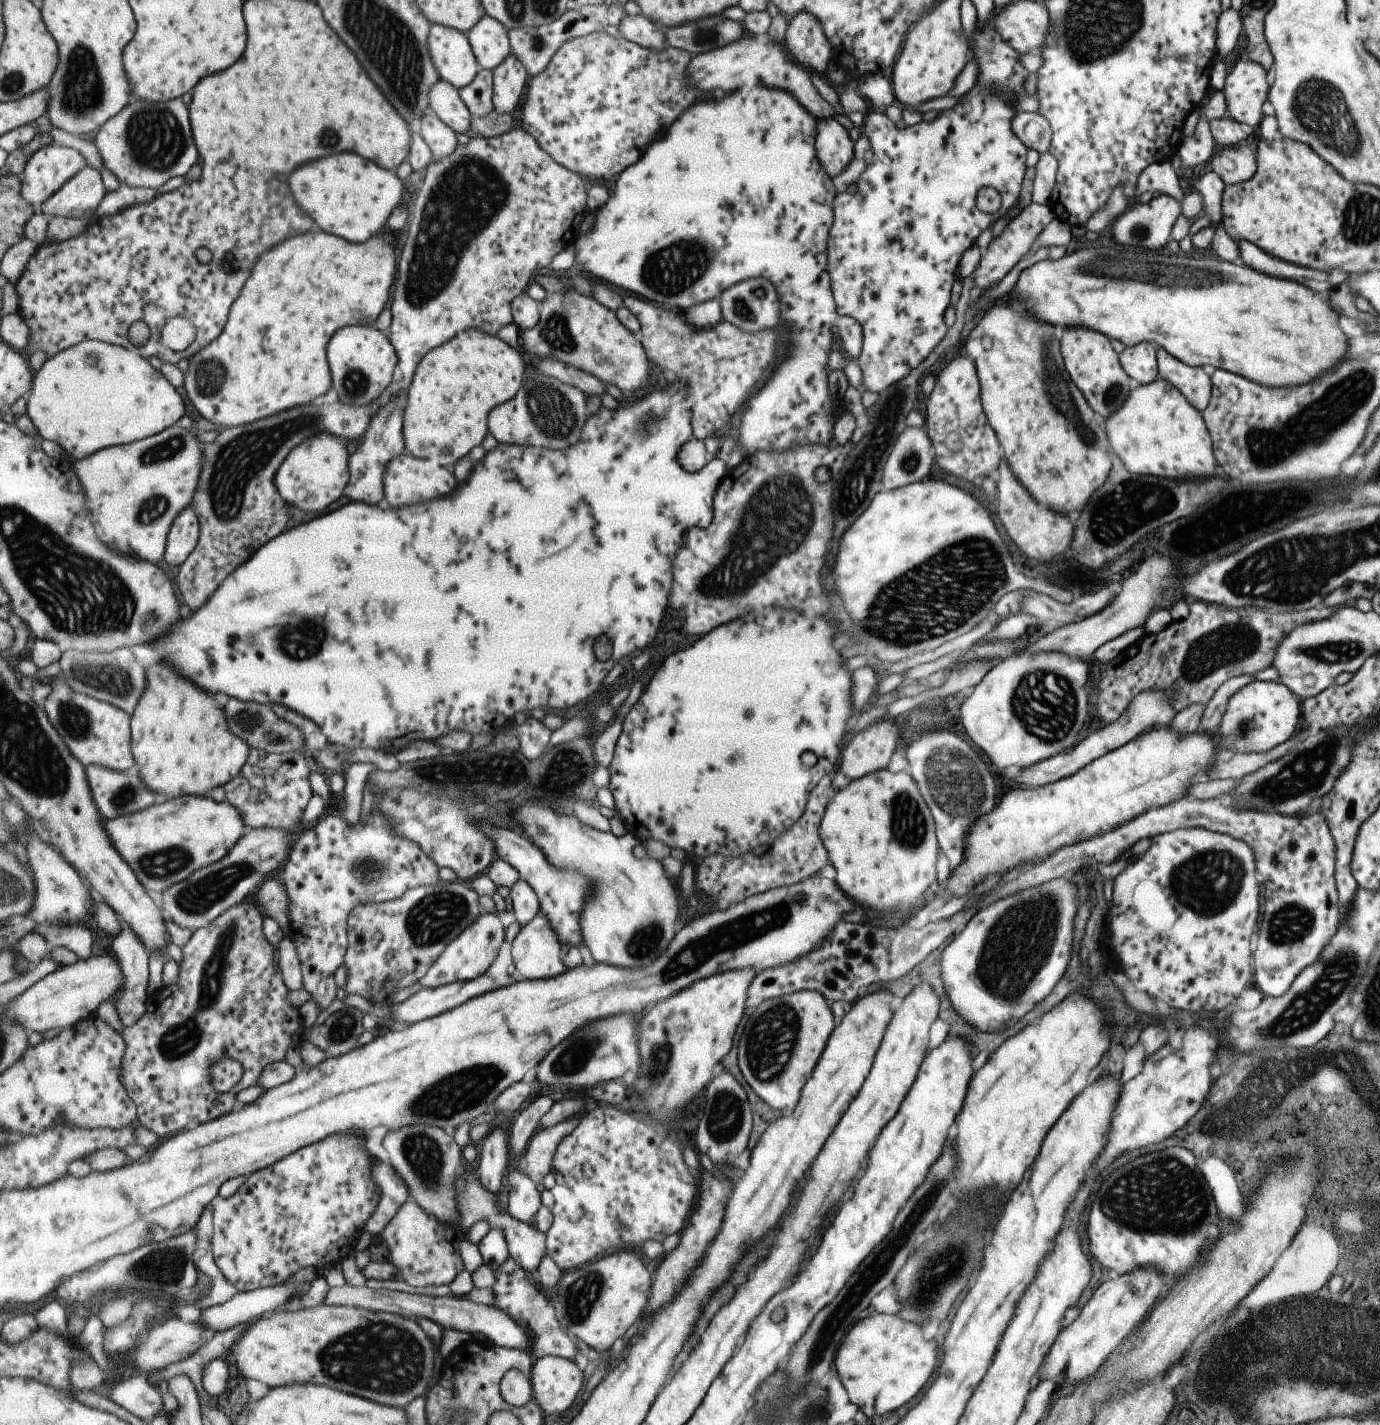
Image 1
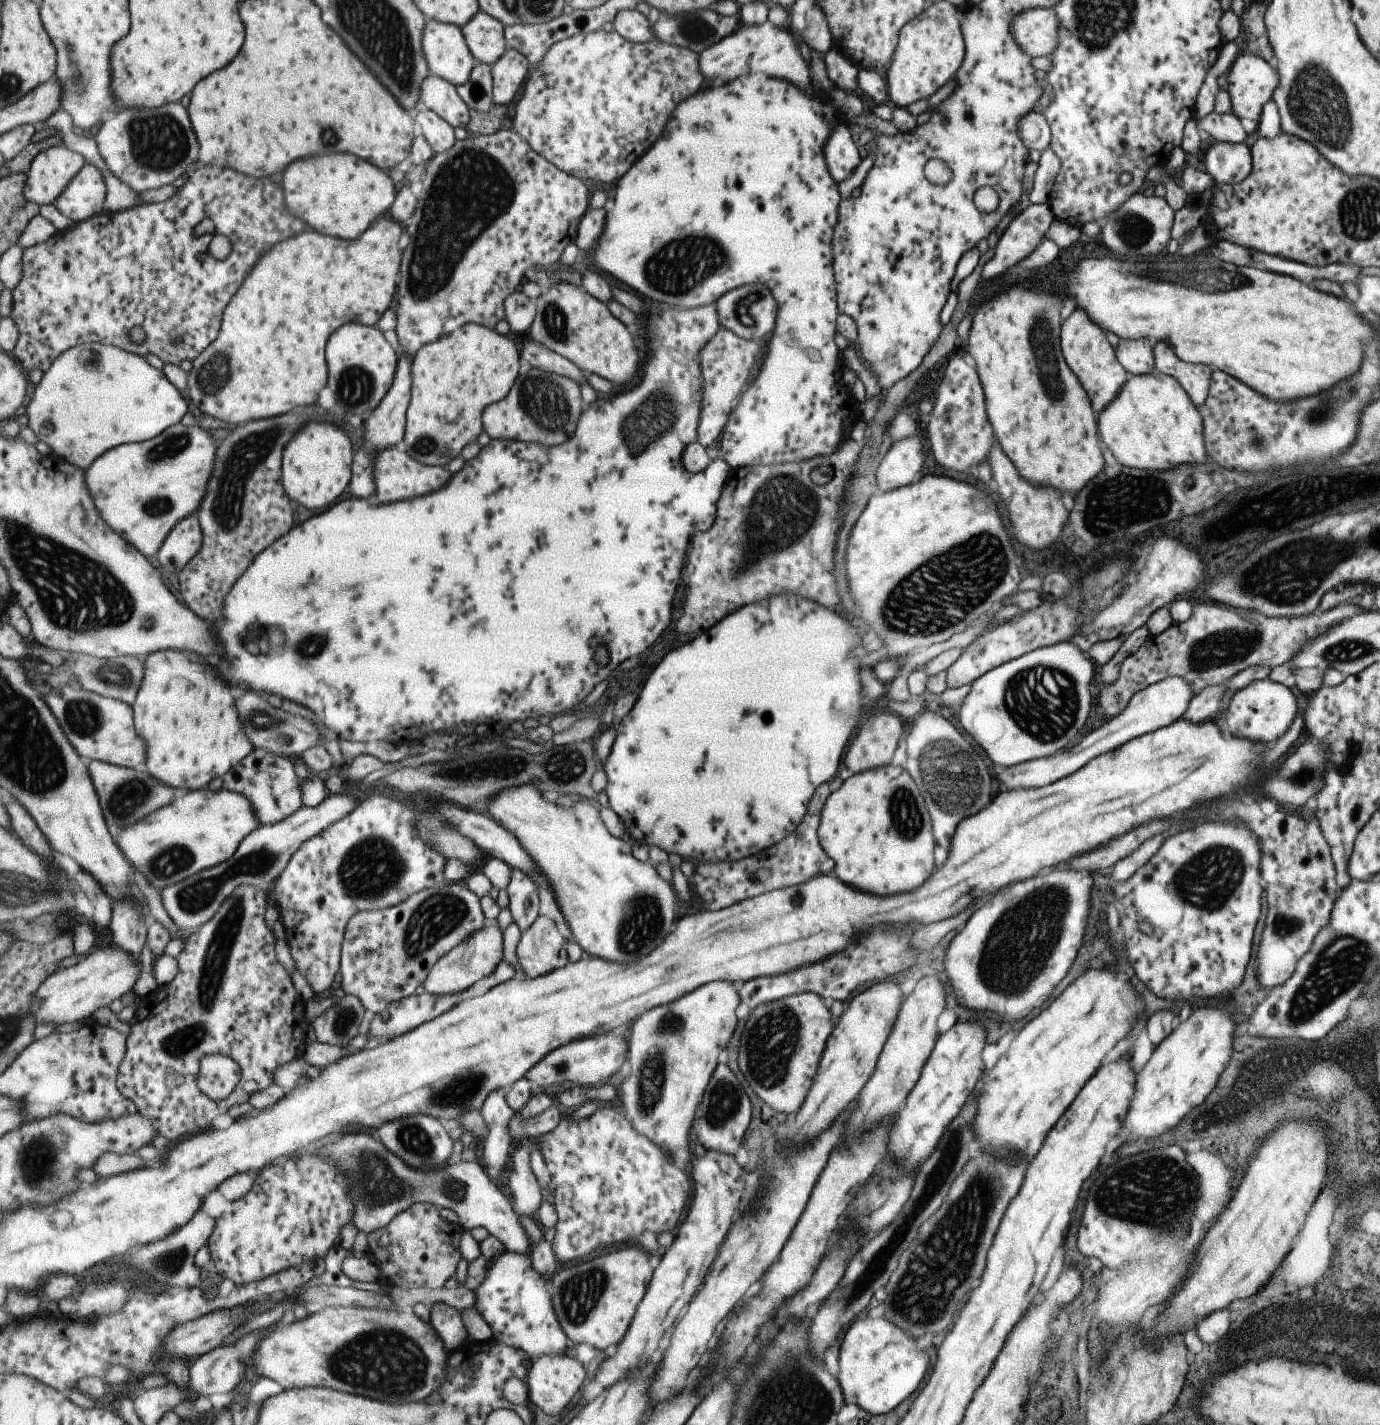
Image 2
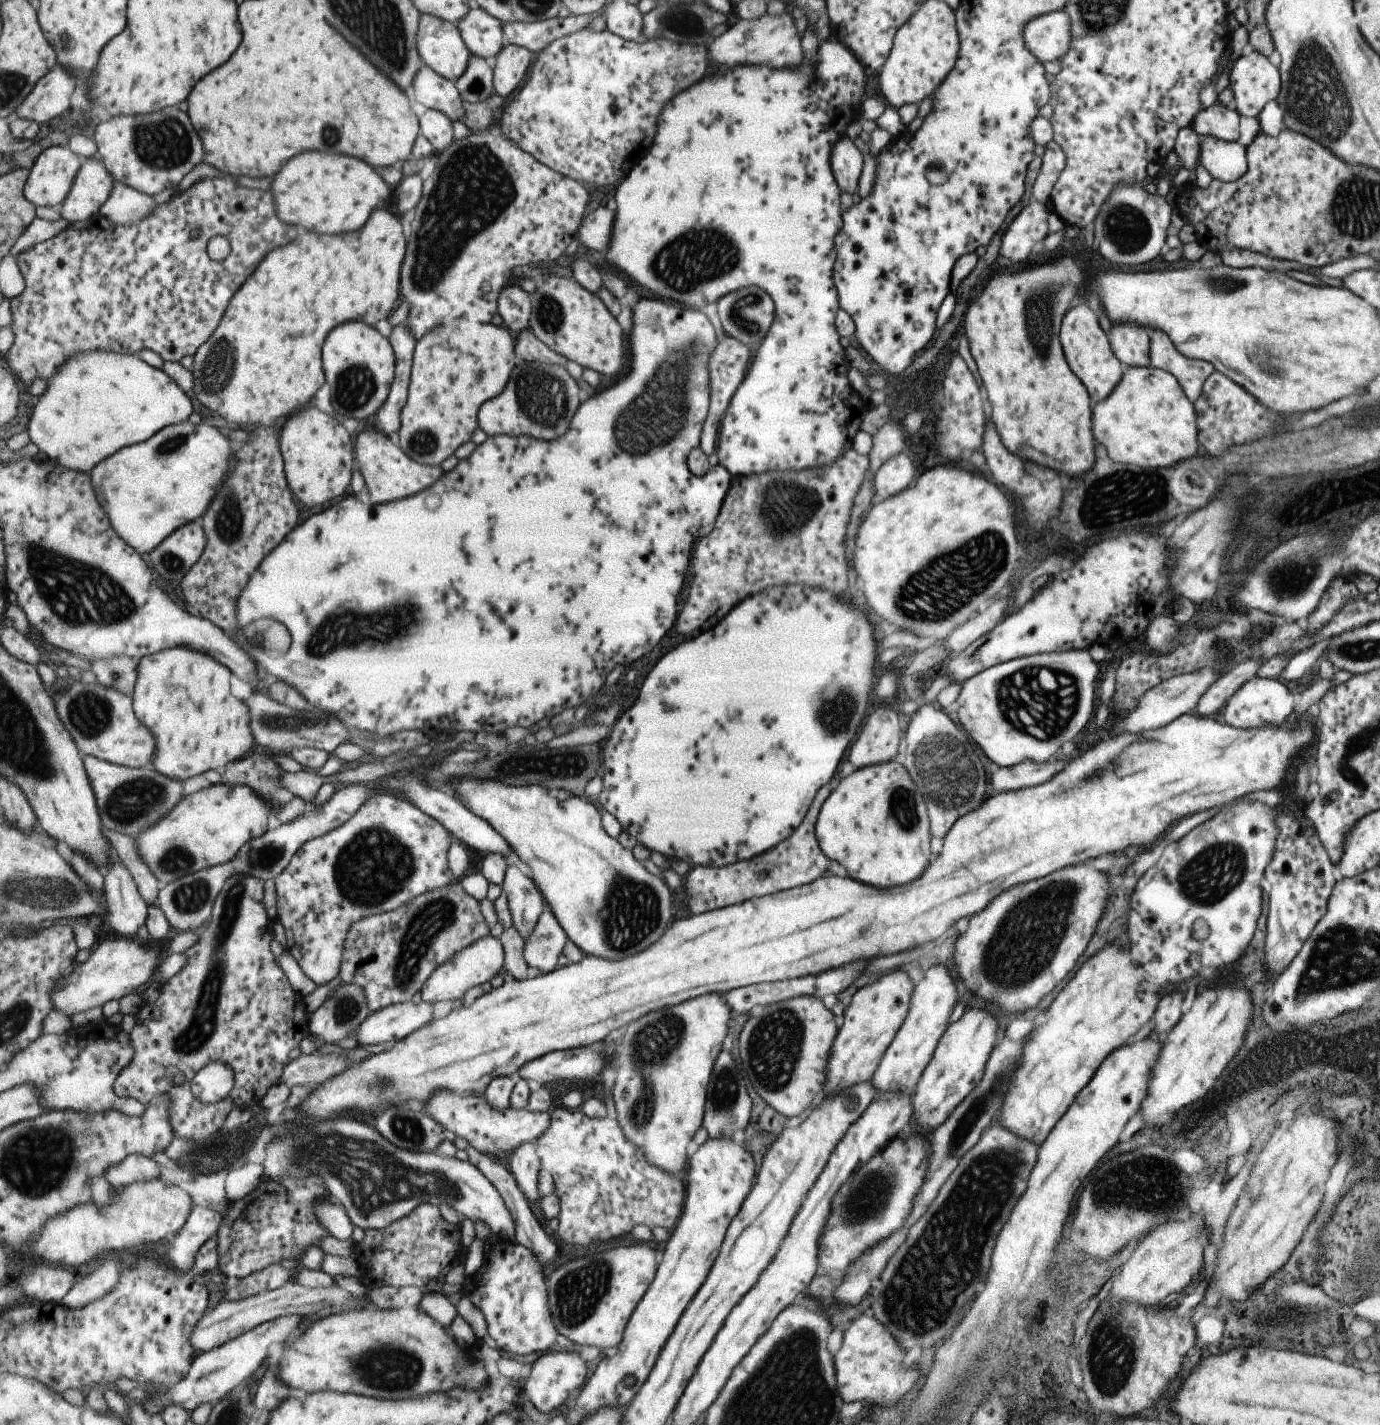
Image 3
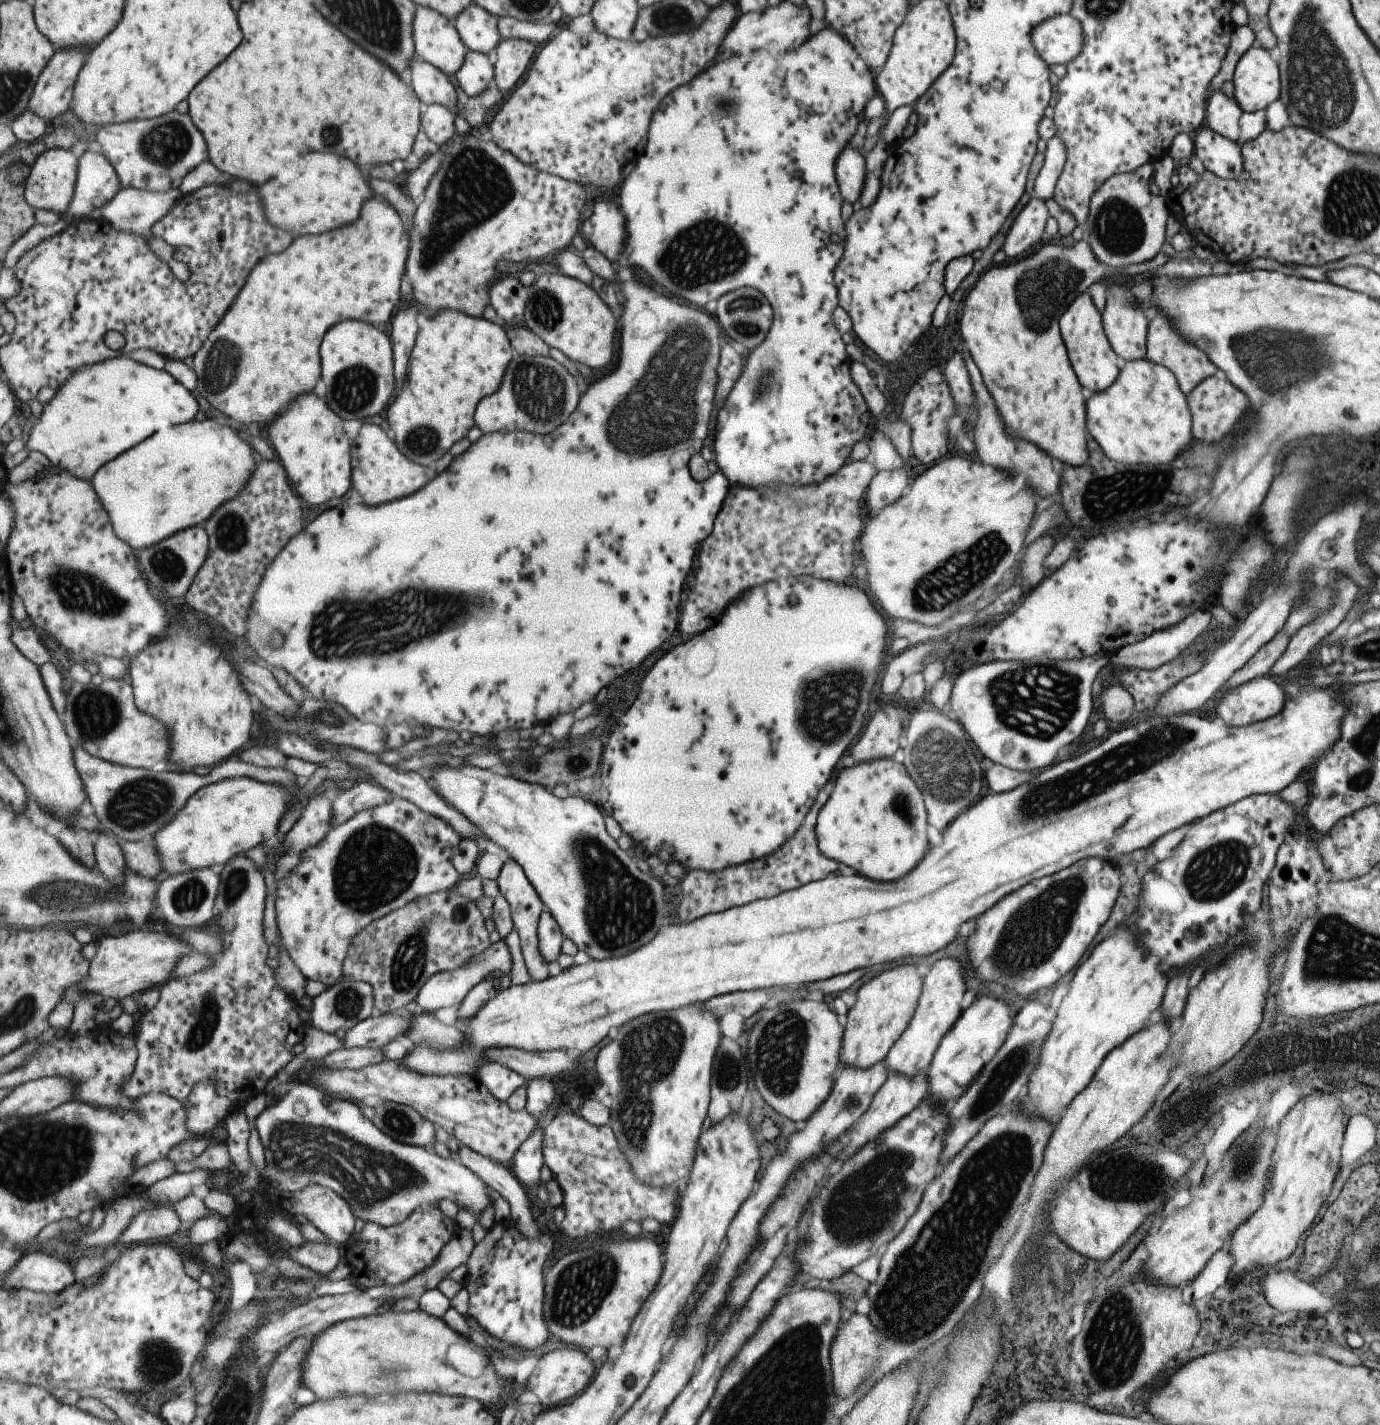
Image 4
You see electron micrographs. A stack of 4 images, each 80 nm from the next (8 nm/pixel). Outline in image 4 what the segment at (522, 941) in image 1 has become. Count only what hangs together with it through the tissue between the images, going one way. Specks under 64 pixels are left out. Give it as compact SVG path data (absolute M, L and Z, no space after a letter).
M547 909L540 918L538 927L539 950L545 956L545 960L549 964L555 965L557 958L563 954L563 946L565 944L565 934L561 930L561 926L553 917L553 914Z

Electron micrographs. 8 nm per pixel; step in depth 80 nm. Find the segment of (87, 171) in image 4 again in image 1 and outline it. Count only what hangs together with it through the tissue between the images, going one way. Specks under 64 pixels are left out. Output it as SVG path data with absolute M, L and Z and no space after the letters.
M87 165L77 176L67 181L50 199L47 199L41 210L49 216L91 219L108 193L102 172Z

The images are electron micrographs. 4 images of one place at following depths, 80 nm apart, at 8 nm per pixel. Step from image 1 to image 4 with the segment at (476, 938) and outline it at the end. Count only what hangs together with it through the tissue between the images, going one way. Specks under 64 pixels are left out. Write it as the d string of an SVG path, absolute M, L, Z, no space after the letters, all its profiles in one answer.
M500 940L491 944L483 954L475 956L471 962L465 962L461 968L457 970L449 970L448 972L439 972L432 977L430 981L423 986L419 997L415 1003L424 1013L435 1012L439 1008L445 1008L446 1006L453 1006L453 1004L461 1004L467 994L479 984L483 982L485 978L491 977L492 975L508 974L511 977L511 968L513 968L513 959L511 958L511 952L507 942Z

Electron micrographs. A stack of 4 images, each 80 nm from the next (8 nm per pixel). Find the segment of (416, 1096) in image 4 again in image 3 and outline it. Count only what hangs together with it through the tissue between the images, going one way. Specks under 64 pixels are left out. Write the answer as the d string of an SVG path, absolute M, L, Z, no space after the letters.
M435 1090L427 1104L420 1108L431 1114L444 1128L465 1139L469 1146L493 1158L497 1154L511 1155L524 1143L537 1141L547 1132L552 1119L552 1111L549 1110L535 1114L527 1109L515 1109L512 1106L501 1114L501 1110L495 1110L483 1094L471 1094L461 1098L451 1090Z

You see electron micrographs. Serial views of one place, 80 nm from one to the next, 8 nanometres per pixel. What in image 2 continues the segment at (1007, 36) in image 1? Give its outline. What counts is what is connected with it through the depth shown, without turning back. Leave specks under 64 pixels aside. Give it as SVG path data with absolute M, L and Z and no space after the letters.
M1029 9L1014 16L1010 31L1028 57L1049 58L1058 45L1058 28L1053 9Z

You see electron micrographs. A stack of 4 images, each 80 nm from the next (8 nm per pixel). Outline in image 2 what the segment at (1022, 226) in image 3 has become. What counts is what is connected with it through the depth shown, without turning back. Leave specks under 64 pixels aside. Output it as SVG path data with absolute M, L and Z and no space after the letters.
M1029 203L1017 215L1015 215L1003 228L1003 232L995 245L993 256L982 266L981 276L991 283L995 282L996 276L1011 266L1029 256L1033 249L1044 238L1044 234L1050 227L1050 222L1055 220L1048 203Z

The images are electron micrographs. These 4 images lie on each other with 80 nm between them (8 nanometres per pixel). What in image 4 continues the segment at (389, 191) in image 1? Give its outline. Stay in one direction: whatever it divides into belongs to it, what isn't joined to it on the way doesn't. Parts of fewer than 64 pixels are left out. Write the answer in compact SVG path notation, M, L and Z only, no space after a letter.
M307 152L299 156L297 162L283 170L283 174L267 182L265 190L261 188L259 194L263 196L263 192L269 222L295 234L323 234L355 222L365 200L371 198L365 172L351 160L325 152Z

